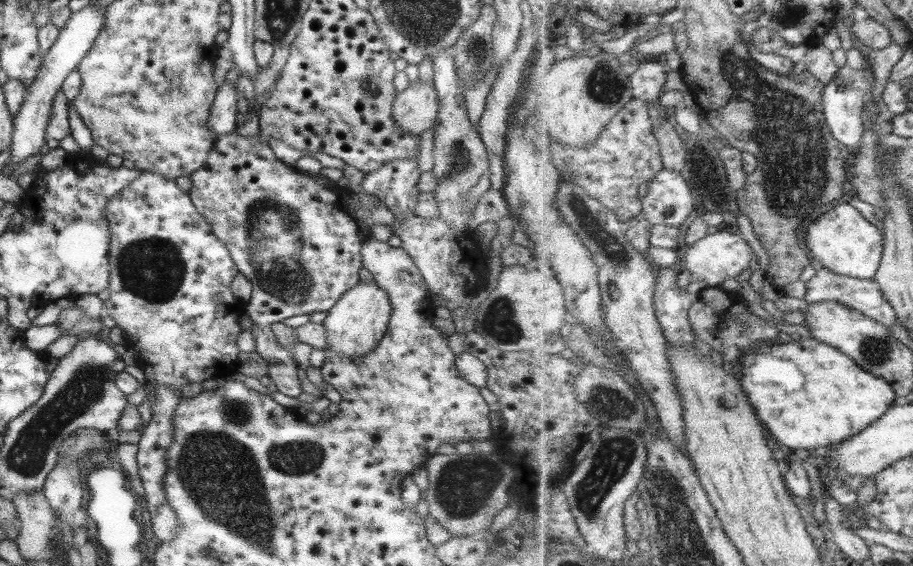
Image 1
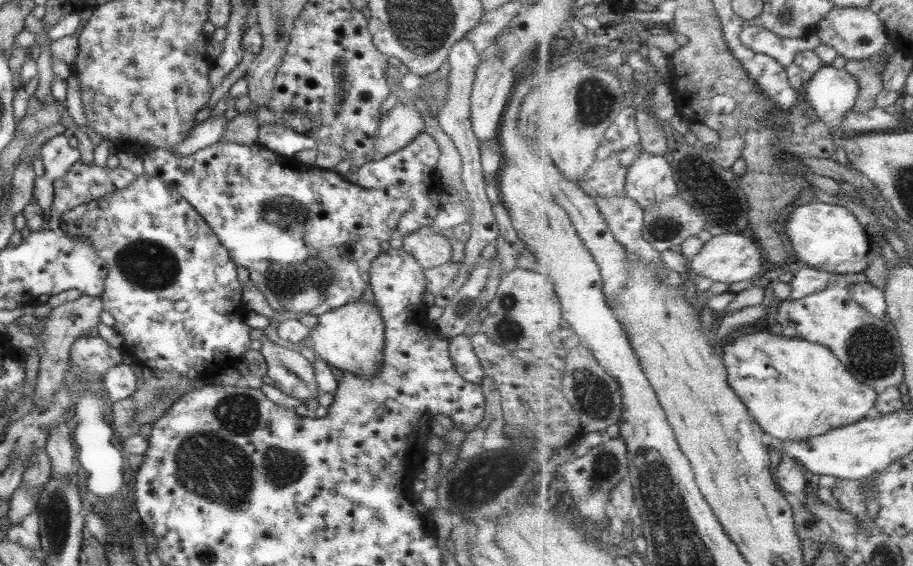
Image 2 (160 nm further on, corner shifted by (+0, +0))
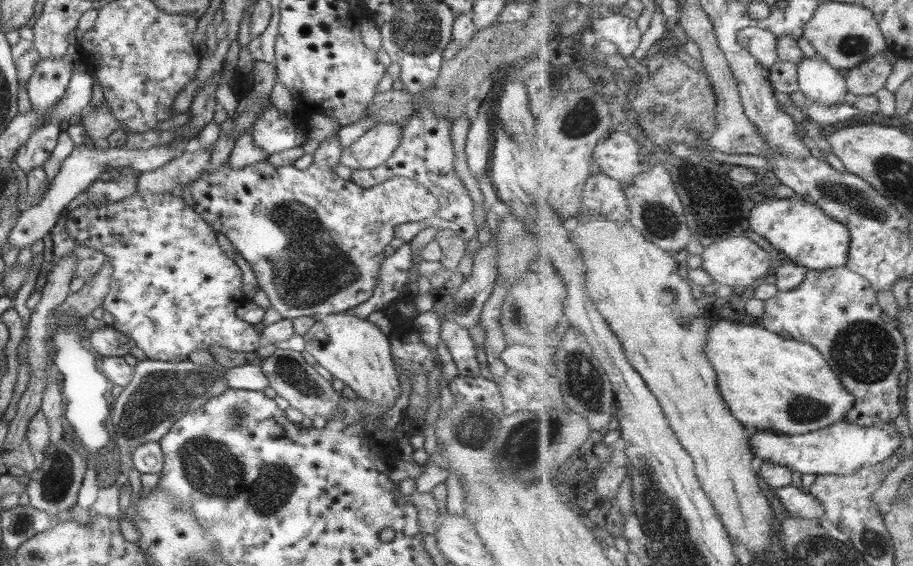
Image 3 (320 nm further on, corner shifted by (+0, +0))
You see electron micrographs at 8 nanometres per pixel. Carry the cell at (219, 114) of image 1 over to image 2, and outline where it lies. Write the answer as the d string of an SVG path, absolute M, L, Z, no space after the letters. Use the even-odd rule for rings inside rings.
M223 114L217 118L208 117L207 120L193 125L189 129L188 135L172 148L171 153L175 157L189 156L202 148L215 144L226 124L227 121Z

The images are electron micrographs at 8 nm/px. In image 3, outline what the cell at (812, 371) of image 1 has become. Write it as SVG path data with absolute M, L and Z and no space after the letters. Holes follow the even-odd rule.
M720 319L715 322L707 336L705 352L717 373L718 387L727 406L745 425L753 430L777 433L805 434L843 421L855 406L855 395L841 382L840 376L831 368L820 349L800 340L783 339L764 327L747 326L741 322Z

